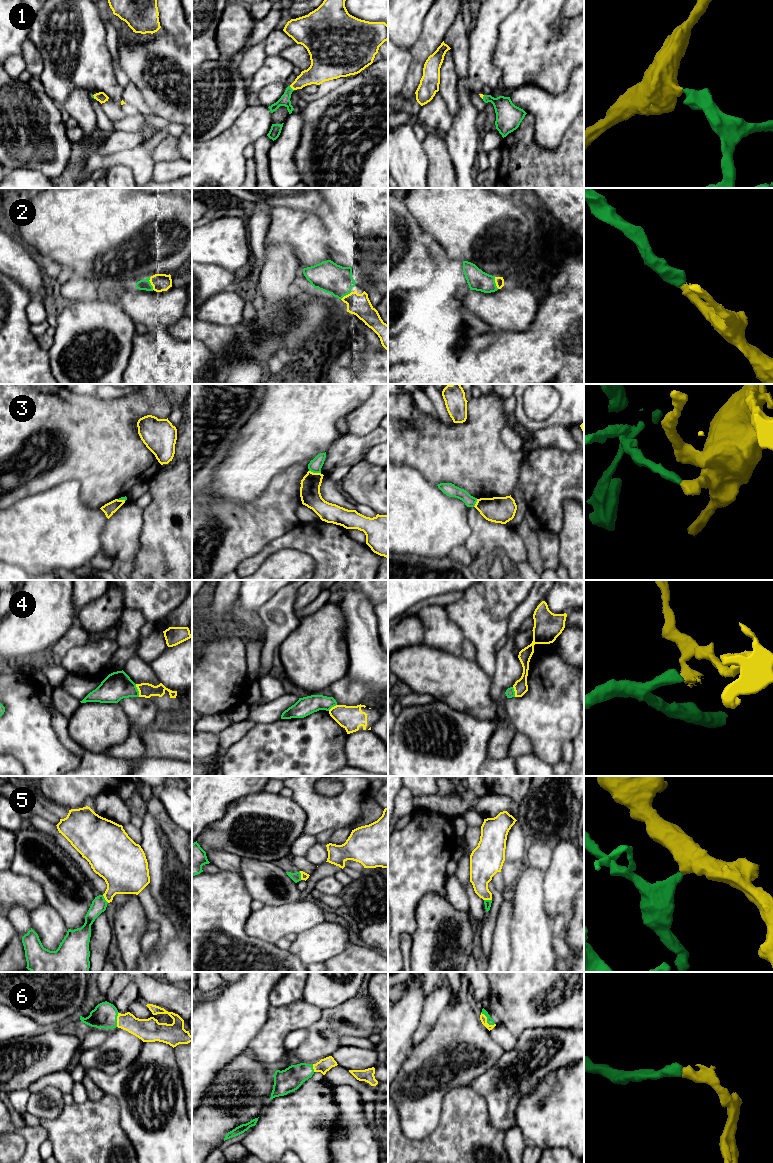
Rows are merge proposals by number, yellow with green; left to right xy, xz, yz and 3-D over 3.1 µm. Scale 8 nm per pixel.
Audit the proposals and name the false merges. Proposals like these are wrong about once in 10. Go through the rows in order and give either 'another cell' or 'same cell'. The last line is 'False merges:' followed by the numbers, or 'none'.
1: same cell
2: same cell
3: another cell
4: another cell
5: same cell
6: same cell
False merges: 3, 4

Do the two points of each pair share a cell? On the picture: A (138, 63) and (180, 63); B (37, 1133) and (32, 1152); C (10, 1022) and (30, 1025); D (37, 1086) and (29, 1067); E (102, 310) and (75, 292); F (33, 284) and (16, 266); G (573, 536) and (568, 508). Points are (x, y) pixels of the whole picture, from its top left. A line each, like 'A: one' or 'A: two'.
A: one
B: one
C: one
D: two
E: two
F: one
G: one

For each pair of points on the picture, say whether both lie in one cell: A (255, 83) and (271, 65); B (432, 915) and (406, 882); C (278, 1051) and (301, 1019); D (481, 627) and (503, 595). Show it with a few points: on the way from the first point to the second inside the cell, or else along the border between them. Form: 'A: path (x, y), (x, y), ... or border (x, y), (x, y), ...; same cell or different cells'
A: path (259, 79), (269, 69); same cell
B: border (443, 895), (425, 894), (416, 907), (415, 923); different cells
C: path (278, 1042), (278, 1036), (292, 1022); same cell
D: path (483, 619), (499, 603); same cell

